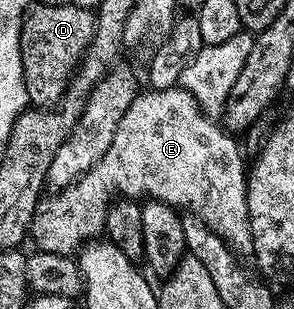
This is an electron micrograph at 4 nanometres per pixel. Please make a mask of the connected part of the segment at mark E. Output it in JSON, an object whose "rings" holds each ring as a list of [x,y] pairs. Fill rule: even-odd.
{"rings":[[[182,88],[168,90],[145,89],[133,99],[114,132],[114,142],[102,156],[76,182],[64,189],[57,189],[53,198],[41,201],[32,220],[31,237],[36,237],[37,247],[55,254],[75,255],[82,244],[99,239],[104,234],[108,208],[119,196],[133,200],[165,202],[167,206],[184,212],[189,206],[191,213],[205,222],[238,256],[252,254],[252,229],[248,219],[248,179],[246,162],[240,155],[240,146],[233,135],[219,121],[213,120]]]}

